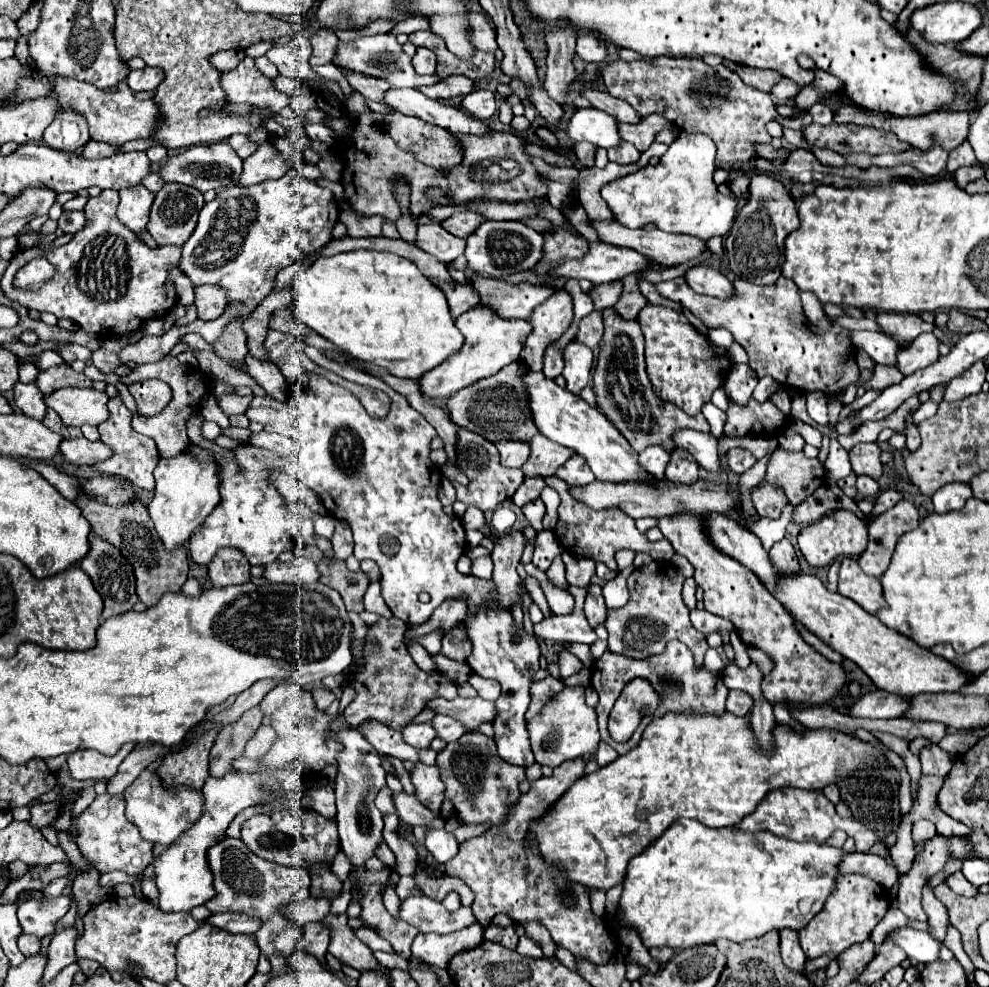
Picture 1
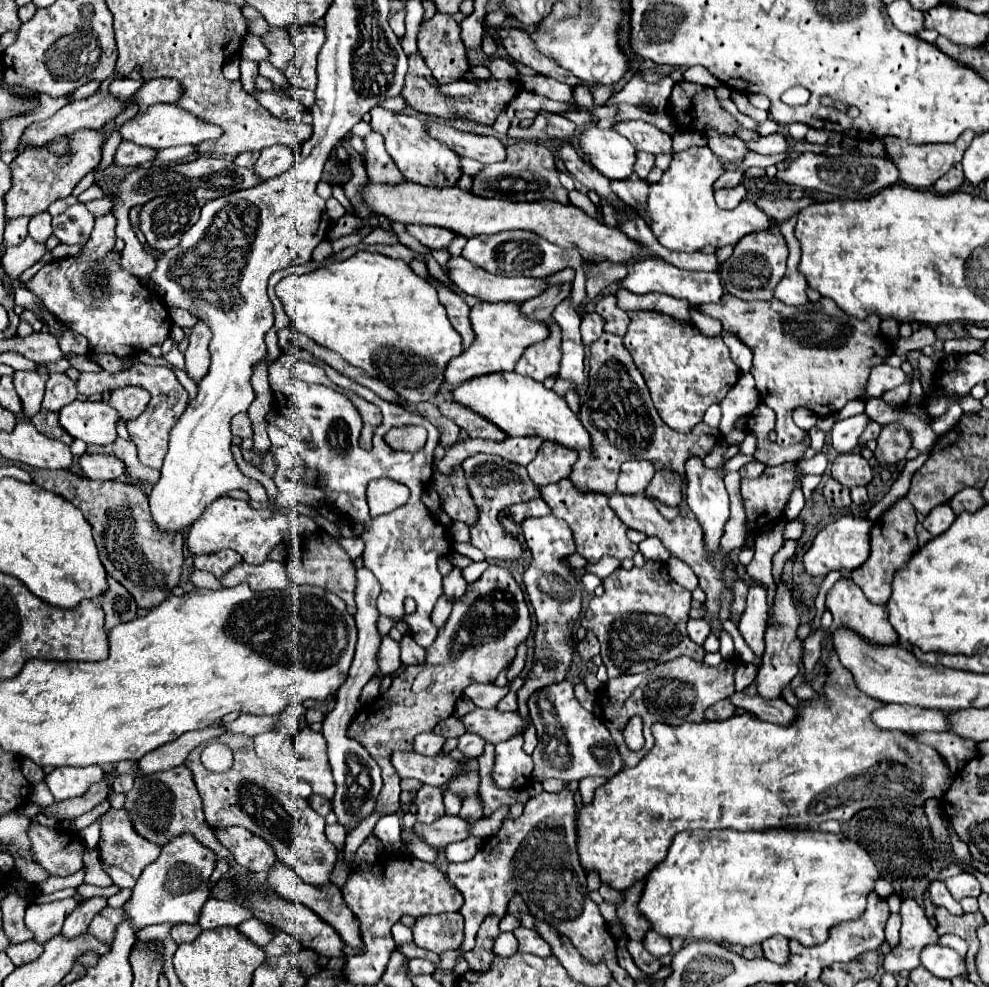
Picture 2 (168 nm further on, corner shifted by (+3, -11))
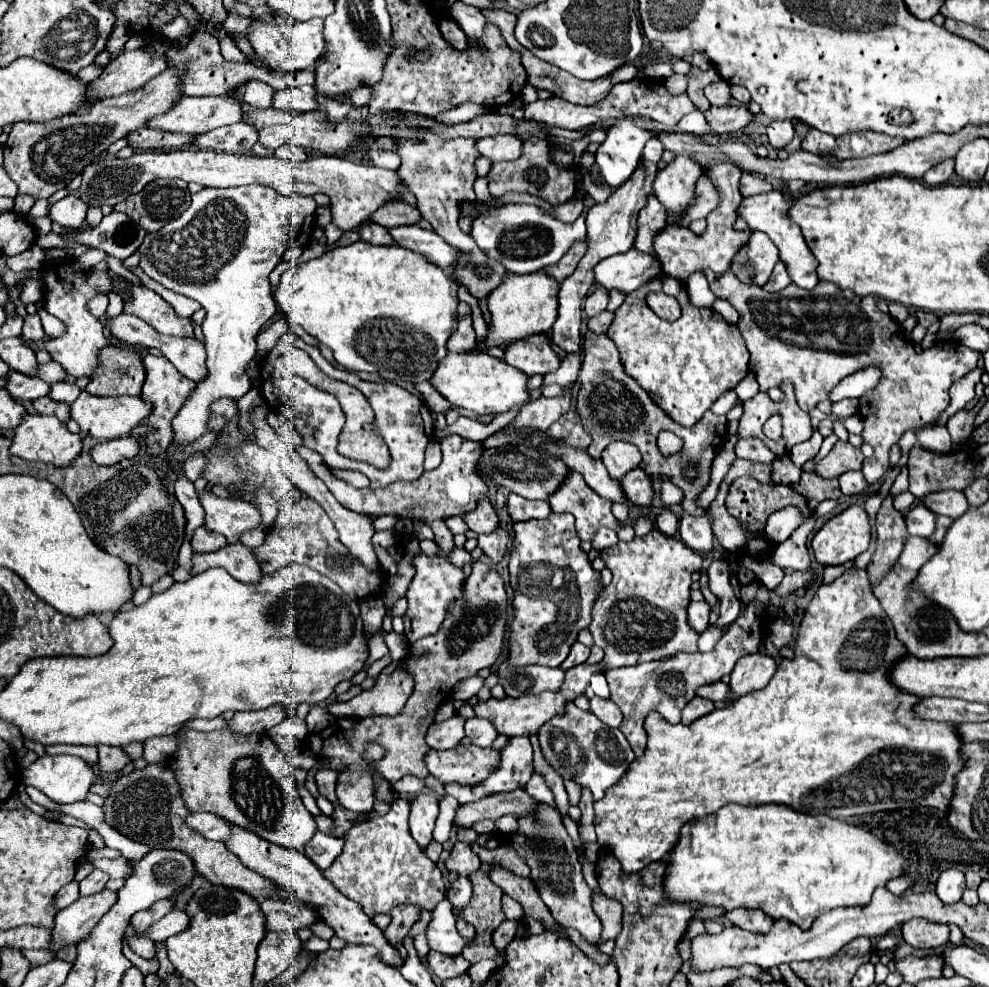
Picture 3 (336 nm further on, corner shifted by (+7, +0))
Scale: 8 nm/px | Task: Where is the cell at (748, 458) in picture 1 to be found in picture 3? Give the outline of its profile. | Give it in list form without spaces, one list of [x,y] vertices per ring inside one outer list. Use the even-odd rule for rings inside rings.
[[[740,437],[736,443],[736,455],[740,459],[758,463],[772,463],[776,459],[776,455],[760,439],[744,439],[744,437]]]

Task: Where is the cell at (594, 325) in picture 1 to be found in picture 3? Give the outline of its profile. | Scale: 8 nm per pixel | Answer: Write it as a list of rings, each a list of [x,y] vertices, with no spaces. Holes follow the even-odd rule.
[[[598,287],[598,289],[594,289],[594,291],[586,297],[586,301],[584,301],[584,311],[586,311],[588,317],[594,317],[594,315],[602,313],[602,311],[606,309],[606,305],[608,305],[608,291],[602,289],[602,287]]]

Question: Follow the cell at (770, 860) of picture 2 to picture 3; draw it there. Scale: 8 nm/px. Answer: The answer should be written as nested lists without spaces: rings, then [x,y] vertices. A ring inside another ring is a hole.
[[[730,803],[720,811],[694,819],[682,827],[680,841],[670,855],[666,871],[666,897],[680,903],[700,901],[732,911],[736,907],[762,909],[774,919],[788,919],[800,929],[810,929],[812,921],[836,907],[866,905],[876,887],[908,871],[906,857],[870,831],[832,819],[828,815],[808,815],[792,811],[788,805],[768,803],[762,807],[742,807]]]

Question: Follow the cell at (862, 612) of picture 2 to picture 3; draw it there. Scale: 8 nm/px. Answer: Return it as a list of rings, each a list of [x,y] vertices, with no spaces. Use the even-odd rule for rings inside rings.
[[[852,567],[846,573],[842,573],[838,579],[834,579],[832,583],[820,585],[814,599],[804,609],[804,617],[802,617],[800,629],[796,633],[794,657],[792,659],[782,659],[782,663],[778,663],[778,669],[776,669],[774,677],[770,679],[770,683],[764,689],[750,691],[748,695],[736,699],[730,707],[714,709],[712,713],[704,715],[702,719],[696,719],[690,725],[682,725],[682,723],[670,725],[670,723],[664,723],[664,719],[660,719],[658,713],[648,715],[646,725],[644,725],[646,731],[648,731],[646,753],[632,763],[632,767],[628,769],[628,773],[624,775],[624,779],[620,783],[612,785],[606,791],[604,799],[594,803],[594,811],[596,811],[596,821],[594,823],[596,823],[598,843],[612,847],[612,853],[622,863],[622,869],[626,873],[636,873],[642,867],[646,867],[648,863],[664,859],[666,853],[672,851],[672,847],[676,845],[676,839],[680,839],[680,827],[684,823],[688,823],[694,817],[704,817],[708,813],[714,813],[714,811],[718,811],[720,807],[724,807],[728,803],[740,803],[740,805],[784,803],[784,805],[790,805],[792,809],[802,811],[802,813],[810,813],[810,815],[822,813],[822,815],[828,815],[828,817],[834,817],[834,819],[852,817],[852,815],[866,815],[866,813],[878,813],[878,811],[896,811],[896,809],[910,807],[910,803],[914,803],[914,807],[934,807],[934,809],[946,811],[950,807],[950,801],[952,801],[952,795],[954,795],[954,789],[956,789],[956,775],[958,775],[960,767],[964,767],[968,757],[960,755],[962,743],[960,743],[960,735],[956,735],[956,725],[954,723],[926,721],[926,719],[916,717],[914,715],[914,705],[920,701],[920,697],[902,691],[900,687],[896,687],[890,681],[890,671],[892,669],[888,669],[888,667],[892,667],[898,659],[902,659],[906,655],[908,655],[908,649],[894,637],[894,627],[892,627],[888,615],[880,607],[878,599],[872,595],[866,569]]]

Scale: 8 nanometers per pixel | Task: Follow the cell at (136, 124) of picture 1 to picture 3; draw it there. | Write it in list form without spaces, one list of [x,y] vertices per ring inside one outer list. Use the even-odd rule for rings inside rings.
[[[182,97],[172,111],[154,117],[148,127],[202,135],[238,121],[242,121],[242,103],[236,97]]]

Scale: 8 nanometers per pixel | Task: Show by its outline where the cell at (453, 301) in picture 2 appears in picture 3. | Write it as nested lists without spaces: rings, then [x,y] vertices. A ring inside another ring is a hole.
[[[460,303],[458,307],[458,327],[448,339],[448,351],[454,353],[464,353],[464,351],[474,351],[474,327],[470,319],[470,305]]]

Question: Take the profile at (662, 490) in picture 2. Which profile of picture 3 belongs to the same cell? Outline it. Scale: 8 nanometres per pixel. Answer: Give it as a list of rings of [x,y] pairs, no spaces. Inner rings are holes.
[[[638,467],[628,471],[628,475],[620,479],[620,487],[624,495],[628,495],[628,503],[636,503],[638,507],[650,507],[654,491],[652,491],[648,473],[644,473]]]

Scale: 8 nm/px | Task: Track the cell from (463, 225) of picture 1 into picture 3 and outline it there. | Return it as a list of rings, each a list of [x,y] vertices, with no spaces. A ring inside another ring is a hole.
[[[392,199],[392,201],[384,203],[376,213],[372,213],[370,219],[374,223],[380,223],[382,227],[390,229],[390,227],[398,227],[398,225],[418,223],[422,219],[422,215],[414,205],[408,205],[400,199]]]

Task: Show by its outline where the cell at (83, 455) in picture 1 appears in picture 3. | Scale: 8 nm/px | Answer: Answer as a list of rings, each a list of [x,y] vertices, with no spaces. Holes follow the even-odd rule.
[[[118,437],[98,443],[90,455],[98,465],[114,465],[122,459],[132,459],[140,451],[140,443],[134,437]]]

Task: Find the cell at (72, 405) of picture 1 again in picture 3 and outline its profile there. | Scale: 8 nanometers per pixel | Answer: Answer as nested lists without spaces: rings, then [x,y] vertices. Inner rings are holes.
[[[86,391],[80,393],[80,397],[72,403],[70,409],[70,417],[80,425],[80,431],[96,437],[96,439],[116,439],[116,437],[124,437],[130,435],[130,431],[134,427],[138,427],[152,411],[152,405],[146,403],[140,397],[130,397],[130,395],[122,395],[122,397],[96,397],[90,395]]]

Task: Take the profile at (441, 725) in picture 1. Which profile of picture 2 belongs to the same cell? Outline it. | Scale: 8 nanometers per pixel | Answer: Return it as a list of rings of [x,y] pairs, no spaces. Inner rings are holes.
[[[466,732],[466,734],[462,734],[460,738],[458,738],[458,750],[466,756],[466,758],[478,758],[480,754],[482,754],[482,750],[484,750],[484,740],[478,736],[478,734],[470,734],[470,732]]]

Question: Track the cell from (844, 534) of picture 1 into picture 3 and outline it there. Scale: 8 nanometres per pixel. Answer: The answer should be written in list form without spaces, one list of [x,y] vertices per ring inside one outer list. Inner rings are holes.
[[[850,505],[832,517],[812,539],[814,557],[820,565],[842,565],[854,561],[870,545],[870,517],[858,505]]]

